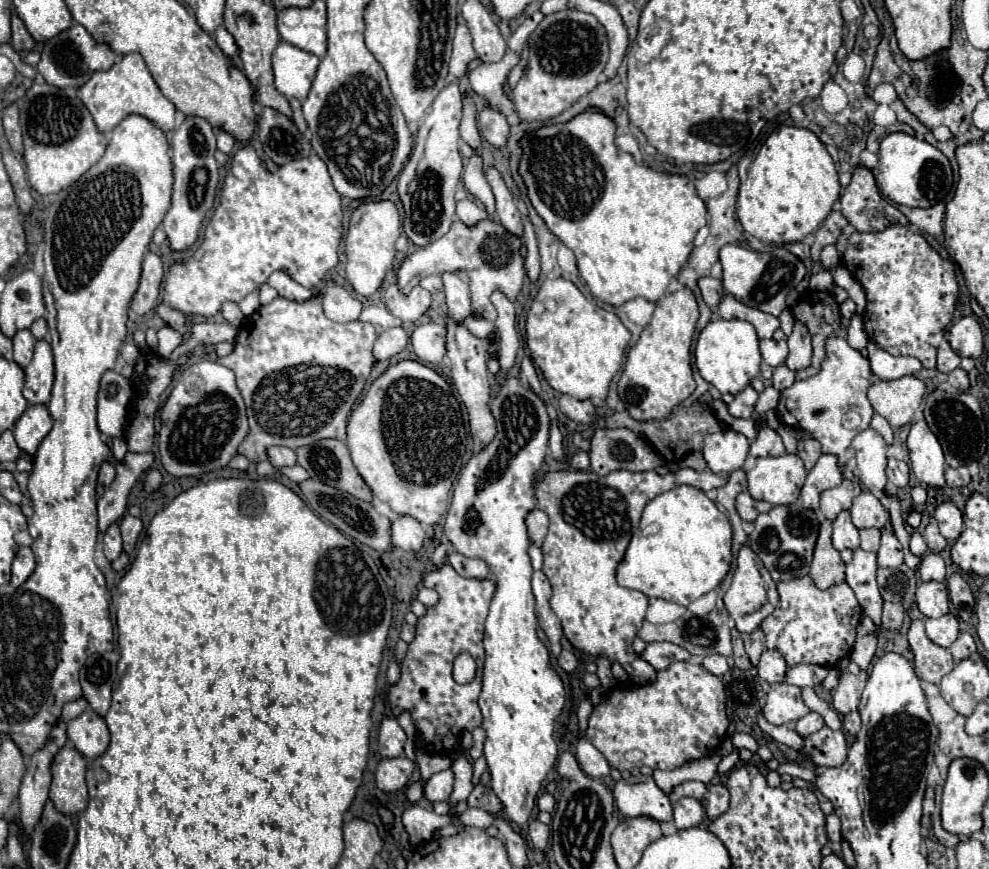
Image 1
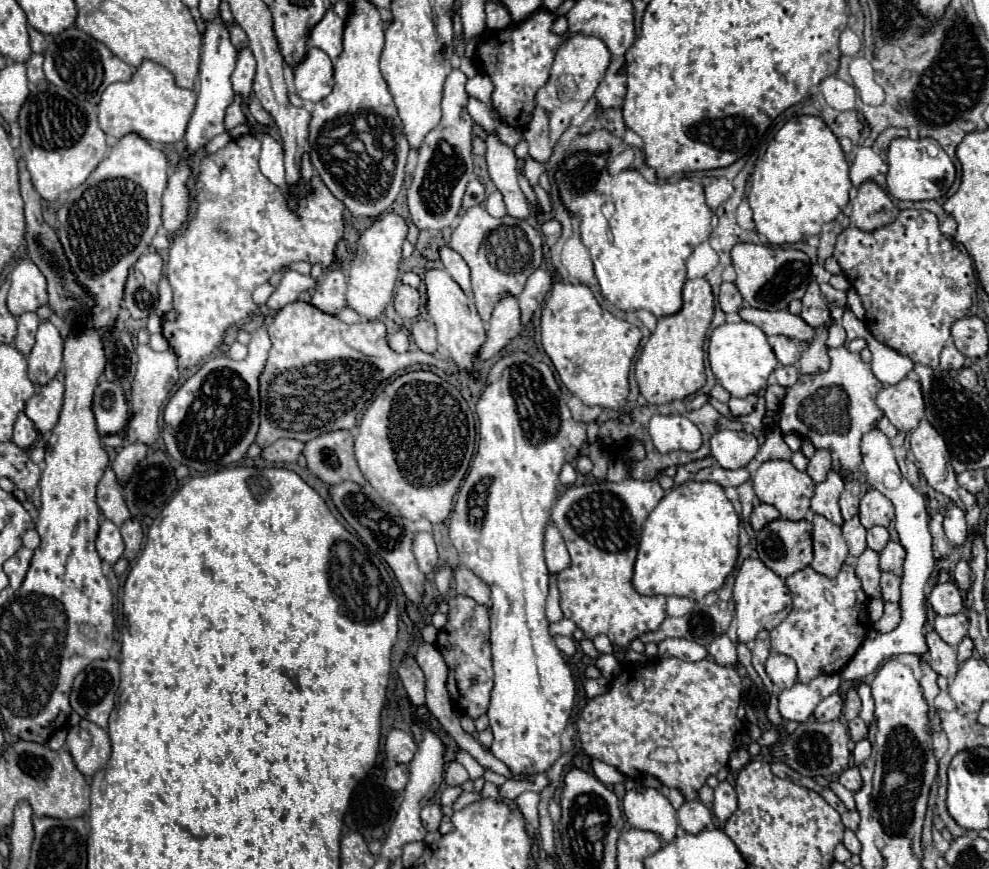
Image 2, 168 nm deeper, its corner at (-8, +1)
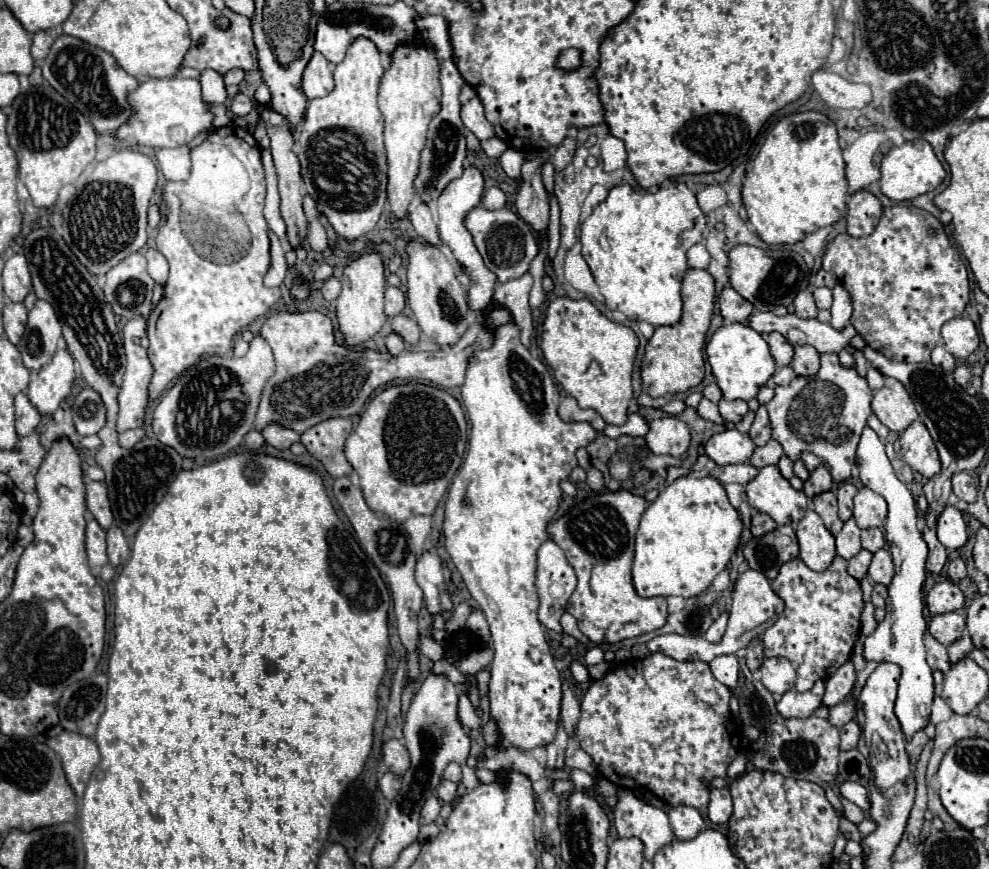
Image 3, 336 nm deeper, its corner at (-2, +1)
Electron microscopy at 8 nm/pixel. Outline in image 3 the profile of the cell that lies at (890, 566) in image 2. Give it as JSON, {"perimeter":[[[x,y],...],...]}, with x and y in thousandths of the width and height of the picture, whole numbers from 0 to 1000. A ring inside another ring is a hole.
{"perimeter":[[[891,631],[883,638],[883,647],[879,651],[879,663],[889,672],[899,674],[899,670],[903,665],[903,647],[901,647],[901,638],[897,631]]]}

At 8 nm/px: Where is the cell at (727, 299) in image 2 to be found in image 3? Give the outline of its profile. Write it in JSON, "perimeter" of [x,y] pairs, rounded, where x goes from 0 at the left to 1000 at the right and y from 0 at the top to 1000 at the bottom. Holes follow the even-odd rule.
{"perimeter":[[[733,329],[731,336],[727,338],[727,357],[735,371],[751,371],[753,373],[757,361],[761,359],[761,352],[749,338],[745,338],[739,329]]]}

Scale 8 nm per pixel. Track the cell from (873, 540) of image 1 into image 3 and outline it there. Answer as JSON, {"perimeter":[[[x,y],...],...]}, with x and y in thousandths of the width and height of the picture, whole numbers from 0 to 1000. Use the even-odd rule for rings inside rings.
{"perimeter":[[[877,608],[871,612],[871,628],[879,635],[887,635],[895,628],[895,617],[891,608]]]}

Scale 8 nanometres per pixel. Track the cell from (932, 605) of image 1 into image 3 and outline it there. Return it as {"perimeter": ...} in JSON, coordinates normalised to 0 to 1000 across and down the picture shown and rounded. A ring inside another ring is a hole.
{"perimeter":[[[962,667],[956,670],[947,670],[935,686],[937,700],[941,707],[958,707],[958,704],[966,704],[974,700],[974,681],[970,679],[970,674]]]}

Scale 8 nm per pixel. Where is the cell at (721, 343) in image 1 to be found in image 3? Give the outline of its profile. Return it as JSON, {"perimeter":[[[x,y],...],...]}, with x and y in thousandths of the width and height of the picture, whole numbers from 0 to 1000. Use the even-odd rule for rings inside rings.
{"perimeter":[[[733,373],[721,382],[719,391],[713,398],[719,428],[731,451],[733,460],[759,460],[765,456],[767,446],[782,433],[784,414],[778,405],[776,394],[767,382],[755,373]]]}

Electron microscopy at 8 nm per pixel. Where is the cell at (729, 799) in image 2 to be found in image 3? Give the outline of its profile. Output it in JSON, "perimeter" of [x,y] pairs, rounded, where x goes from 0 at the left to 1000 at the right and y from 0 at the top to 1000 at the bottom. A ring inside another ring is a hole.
{"perimeter":[[[719,907],[719,921],[717,921],[717,944],[721,948],[733,948],[739,941],[741,925],[737,907]]]}

